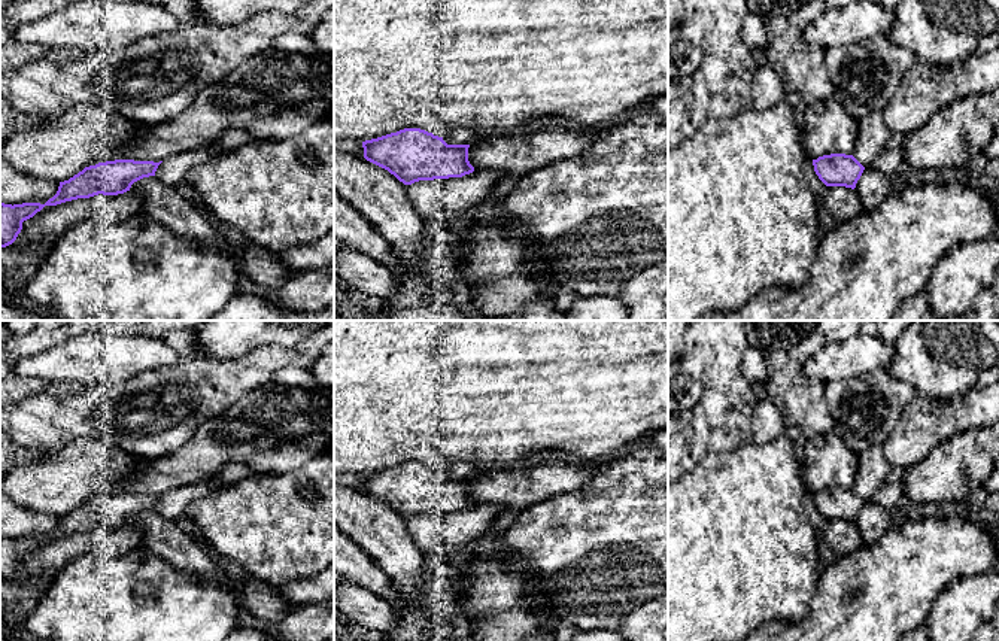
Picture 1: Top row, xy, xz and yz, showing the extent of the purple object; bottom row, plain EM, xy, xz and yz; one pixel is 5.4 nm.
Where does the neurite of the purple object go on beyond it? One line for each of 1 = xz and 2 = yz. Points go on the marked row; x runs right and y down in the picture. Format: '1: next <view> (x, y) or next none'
1: next none
2: next none

